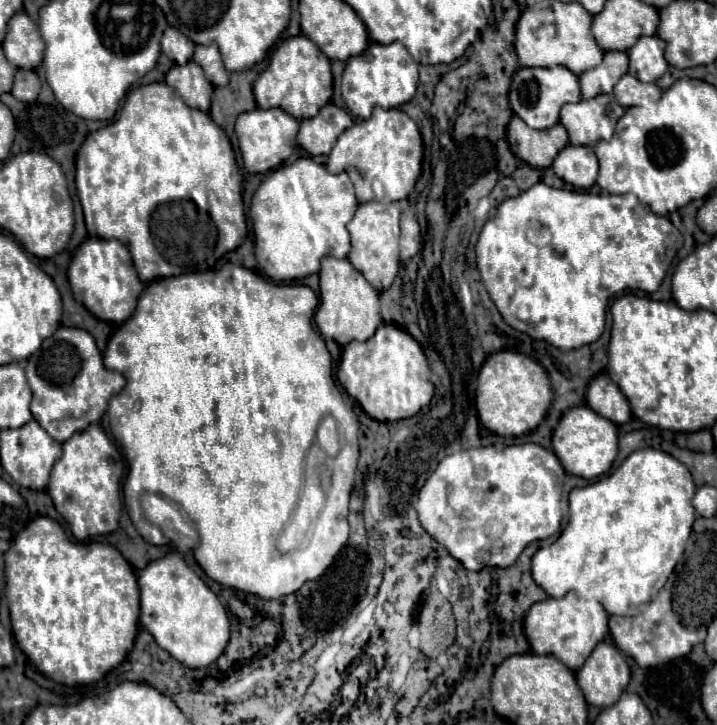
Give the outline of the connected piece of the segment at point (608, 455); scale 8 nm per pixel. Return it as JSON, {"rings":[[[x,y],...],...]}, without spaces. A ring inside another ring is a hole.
{"rings":[[[574,406],[560,418],[560,424],[552,434],[552,448],[568,474],[596,478],[610,470],[618,454],[616,424],[608,422],[606,418],[600,418],[600,414],[596,414],[590,406]]]}

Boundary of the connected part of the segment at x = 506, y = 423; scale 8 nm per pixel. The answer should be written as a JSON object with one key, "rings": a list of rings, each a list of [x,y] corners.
{"rings":[[[500,350],[486,358],[478,374],[476,410],[482,426],[500,436],[520,436],[534,430],[552,402],[552,386],[546,370],[528,356]]]}

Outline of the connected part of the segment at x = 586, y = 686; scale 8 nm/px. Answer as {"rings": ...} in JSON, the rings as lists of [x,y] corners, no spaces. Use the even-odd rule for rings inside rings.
{"rings":[[[600,642],[580,670],[576,670],[578,686],[586,702],[606,708],[614,704],[630,682],[630,668],[620,650],[608,642]]]}

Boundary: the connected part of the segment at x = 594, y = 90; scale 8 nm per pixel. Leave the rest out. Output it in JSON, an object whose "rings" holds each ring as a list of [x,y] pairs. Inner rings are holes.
{"rings":[[[610,50],[604,54],[600,66],[580,74],[582,98],[594,98],[598,94],[610,94],[614,84],[628,72],[628,54]]]}

